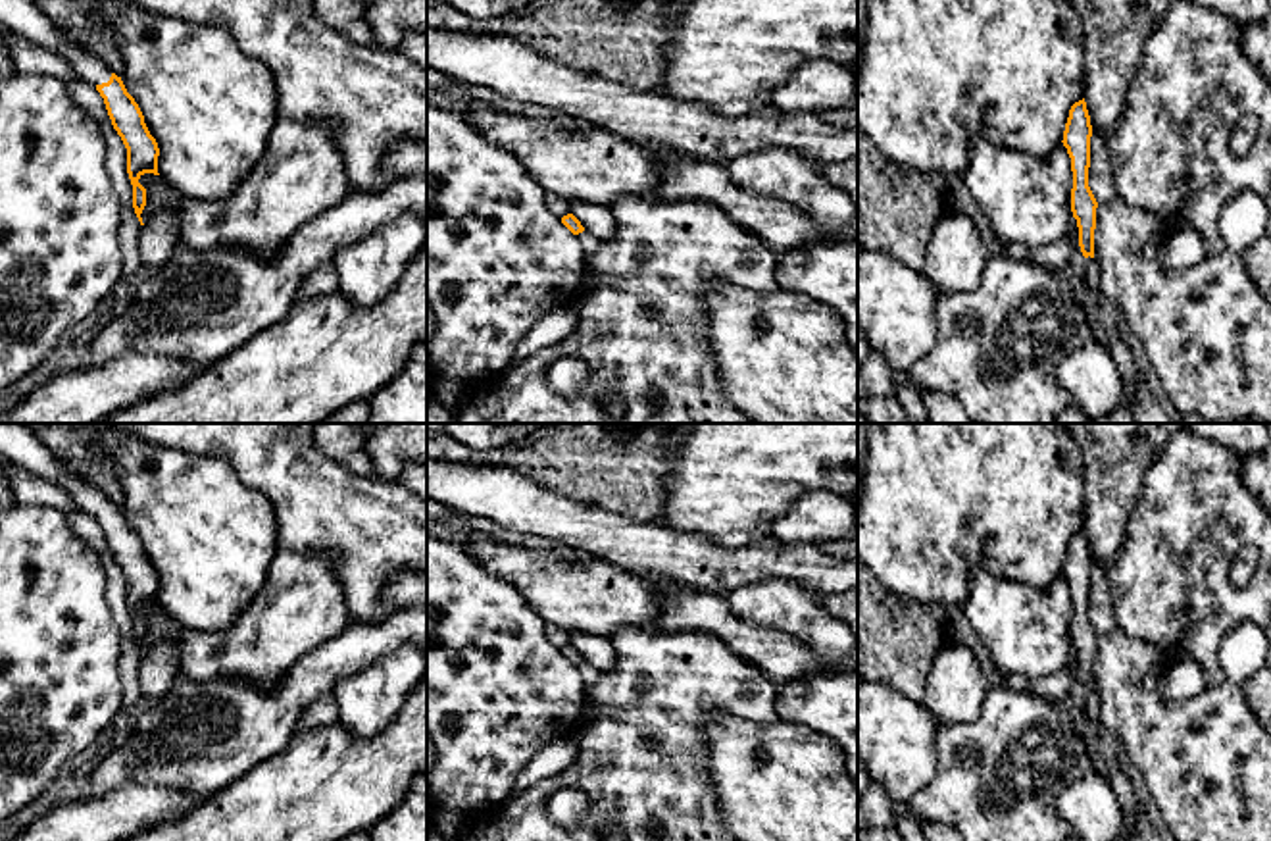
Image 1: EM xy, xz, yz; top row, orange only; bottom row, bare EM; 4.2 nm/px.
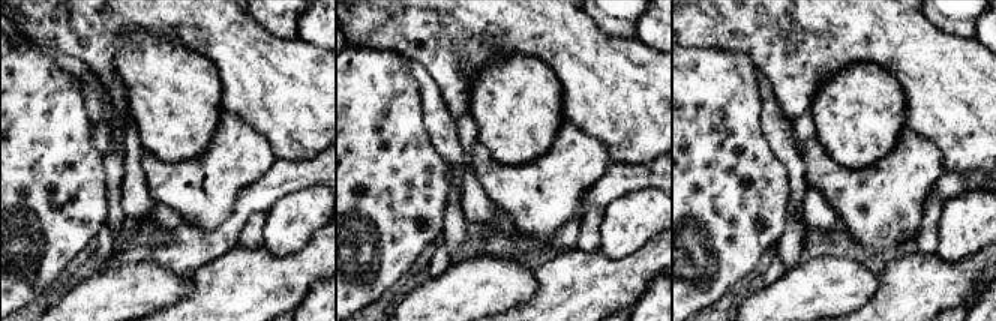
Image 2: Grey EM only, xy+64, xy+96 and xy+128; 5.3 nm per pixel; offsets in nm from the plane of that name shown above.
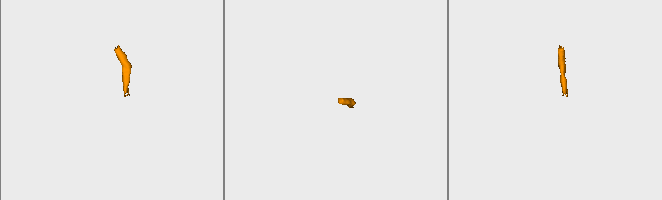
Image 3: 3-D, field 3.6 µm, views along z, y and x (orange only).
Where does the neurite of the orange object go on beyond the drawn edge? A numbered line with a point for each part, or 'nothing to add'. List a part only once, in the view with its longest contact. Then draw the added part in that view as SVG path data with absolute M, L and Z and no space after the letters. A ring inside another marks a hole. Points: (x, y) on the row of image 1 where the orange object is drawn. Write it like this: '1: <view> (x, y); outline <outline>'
1: xy (25, 18); outline M0 0L0 25L63 58L79 79L102 85L112 77L102 60L71 42L33 0Z
2: yz (1145, 408); outline M1084 258L1084 285L1092 291L1096 298L1096 308L1100 321L1108 337L1108 350L1113 356L1113 362L1134 389L1133 404L1129 406L1138 423L1175 423L1163 408L1156 402L1138 364L1133 358L1131 348L1123 341L1123 329L1119 323L1119 314L1113 308L1111 300L1102 293L1100 269L1094 258Z

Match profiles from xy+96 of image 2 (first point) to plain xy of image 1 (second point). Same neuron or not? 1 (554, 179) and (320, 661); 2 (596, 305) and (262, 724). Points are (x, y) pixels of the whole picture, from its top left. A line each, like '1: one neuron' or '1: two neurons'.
1: two neurons
2: two neurons

